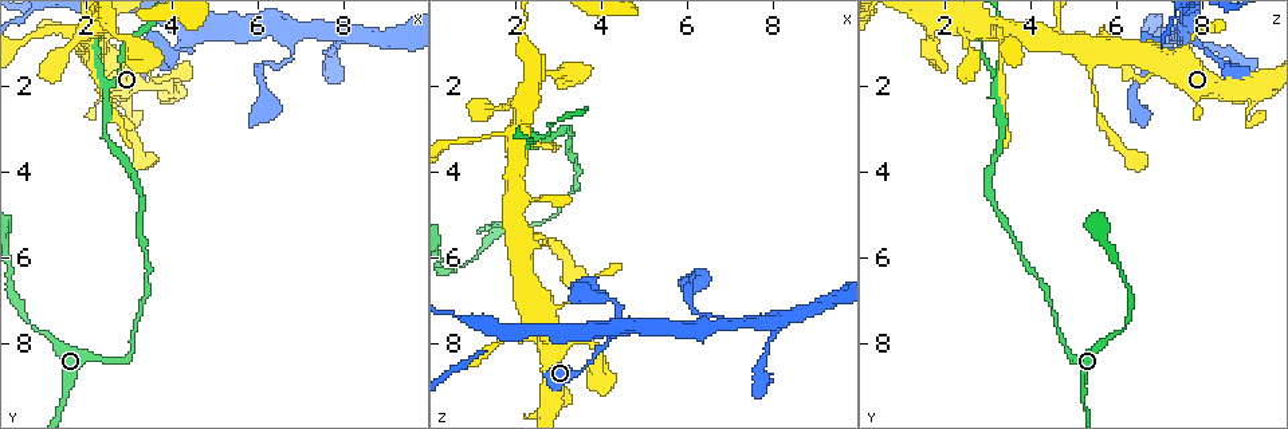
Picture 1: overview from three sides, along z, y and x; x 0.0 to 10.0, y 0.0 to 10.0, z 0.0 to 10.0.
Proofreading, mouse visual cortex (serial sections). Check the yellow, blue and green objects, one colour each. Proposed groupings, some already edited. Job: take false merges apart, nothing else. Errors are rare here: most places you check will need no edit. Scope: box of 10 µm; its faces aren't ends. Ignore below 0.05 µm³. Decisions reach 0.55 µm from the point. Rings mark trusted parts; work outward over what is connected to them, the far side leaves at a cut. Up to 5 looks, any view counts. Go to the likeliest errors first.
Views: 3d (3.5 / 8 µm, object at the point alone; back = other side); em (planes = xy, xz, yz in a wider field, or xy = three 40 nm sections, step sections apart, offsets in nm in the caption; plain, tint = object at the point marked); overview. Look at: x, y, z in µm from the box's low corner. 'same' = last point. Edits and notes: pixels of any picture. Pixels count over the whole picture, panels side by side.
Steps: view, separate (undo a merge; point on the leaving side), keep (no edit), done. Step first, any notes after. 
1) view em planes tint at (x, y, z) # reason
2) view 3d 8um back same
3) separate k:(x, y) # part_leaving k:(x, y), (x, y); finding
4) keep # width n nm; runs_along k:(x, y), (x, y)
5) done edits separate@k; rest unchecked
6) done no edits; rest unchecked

view 3d 8um at (2.55, 2.05, 3.20) # side arm on a straight run

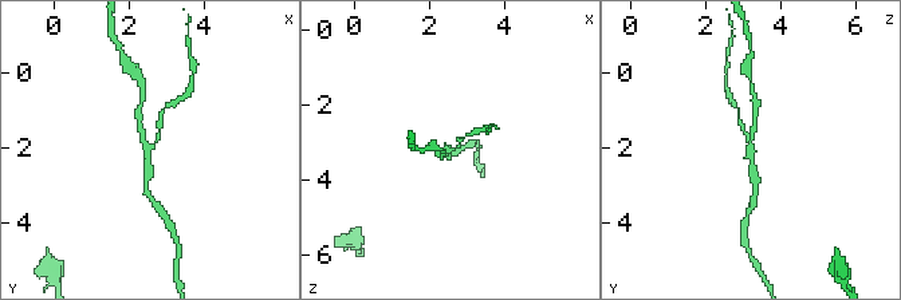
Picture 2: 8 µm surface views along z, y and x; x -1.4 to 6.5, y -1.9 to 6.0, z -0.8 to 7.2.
view 3d 3.5um same # zoom in

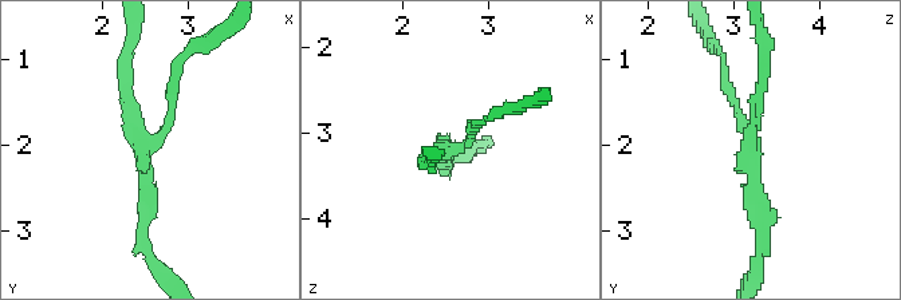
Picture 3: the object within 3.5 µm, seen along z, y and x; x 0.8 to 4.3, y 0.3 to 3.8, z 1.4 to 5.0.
view em xy step 3 tint at (2.50, 2.00, 3.25) # arms 3; arm_widths 150, 150, 200 nm; need the tissue

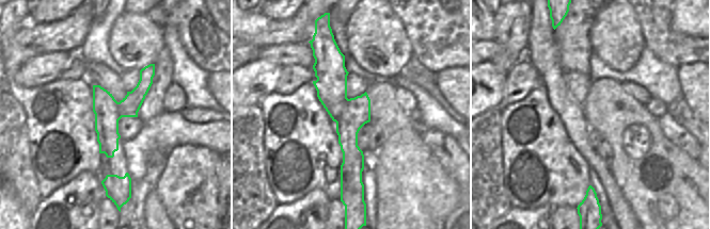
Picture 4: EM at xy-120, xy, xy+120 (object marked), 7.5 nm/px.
separate 3:(170, 89) # part_leaving 3:(164, 129), (180, 58), (213, 38); two cells meet here

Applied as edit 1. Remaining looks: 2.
view 3d 3.5um at (2.25, 0.85, 4.70) # thick turns thin

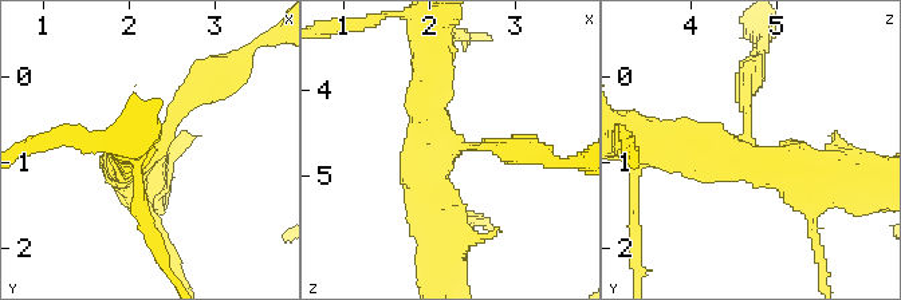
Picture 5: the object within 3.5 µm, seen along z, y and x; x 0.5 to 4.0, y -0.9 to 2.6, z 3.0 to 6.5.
view em xy step 1 tint at (2.30, 0.85, 4.65) # arms 3; arm_widths 150, 450, 500 nm

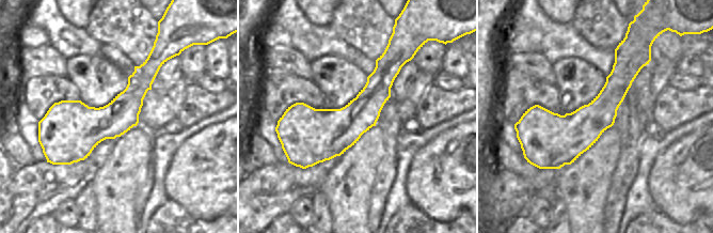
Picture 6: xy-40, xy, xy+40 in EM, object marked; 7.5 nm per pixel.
keep # one cell here

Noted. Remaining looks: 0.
done edits separate@3; rest unchecked

